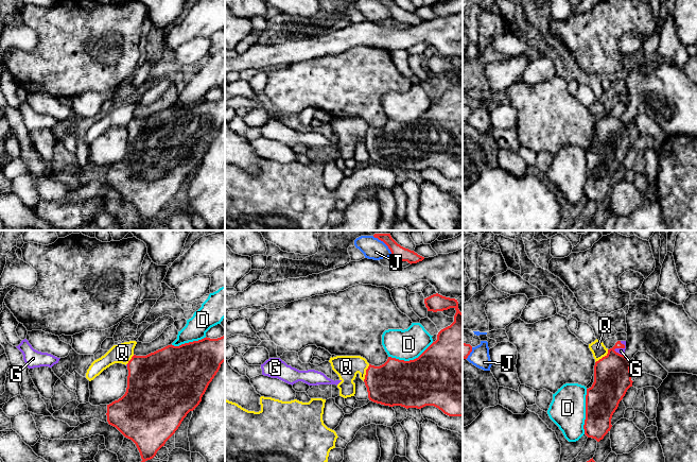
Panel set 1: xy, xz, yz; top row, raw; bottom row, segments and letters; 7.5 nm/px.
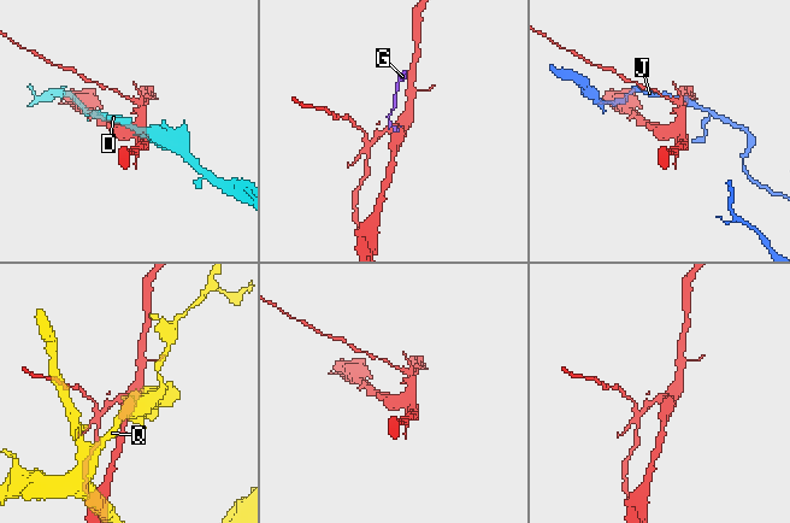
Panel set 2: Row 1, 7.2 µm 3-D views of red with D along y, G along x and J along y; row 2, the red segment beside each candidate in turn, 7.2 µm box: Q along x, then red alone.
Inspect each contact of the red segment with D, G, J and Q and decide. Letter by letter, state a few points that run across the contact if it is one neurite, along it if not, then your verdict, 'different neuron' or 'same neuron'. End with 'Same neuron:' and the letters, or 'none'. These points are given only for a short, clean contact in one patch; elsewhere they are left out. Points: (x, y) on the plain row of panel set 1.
D: different neuron
G: line yz (612, 139), (616, 109), (621, 113); same neuron
J: different neuron
Q: line yz (608, 112), (595, 124); different neuron
Same neuron: G

